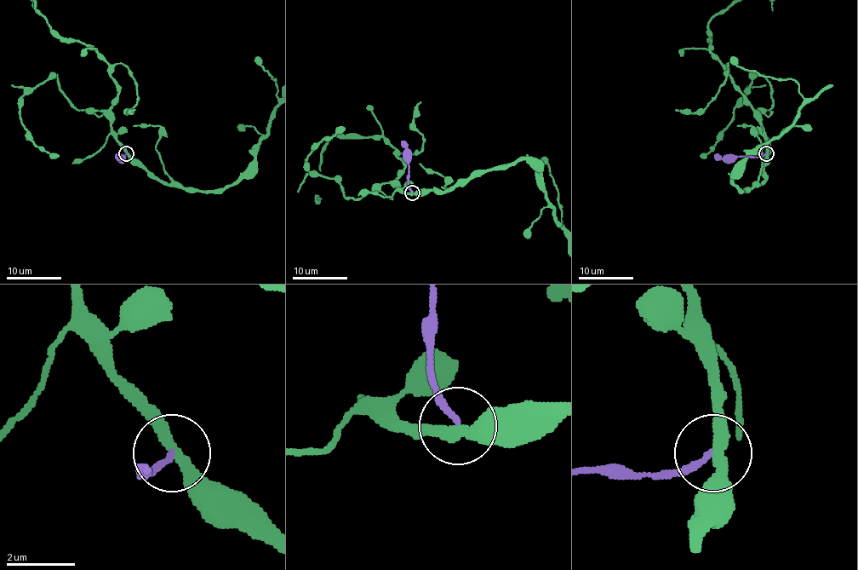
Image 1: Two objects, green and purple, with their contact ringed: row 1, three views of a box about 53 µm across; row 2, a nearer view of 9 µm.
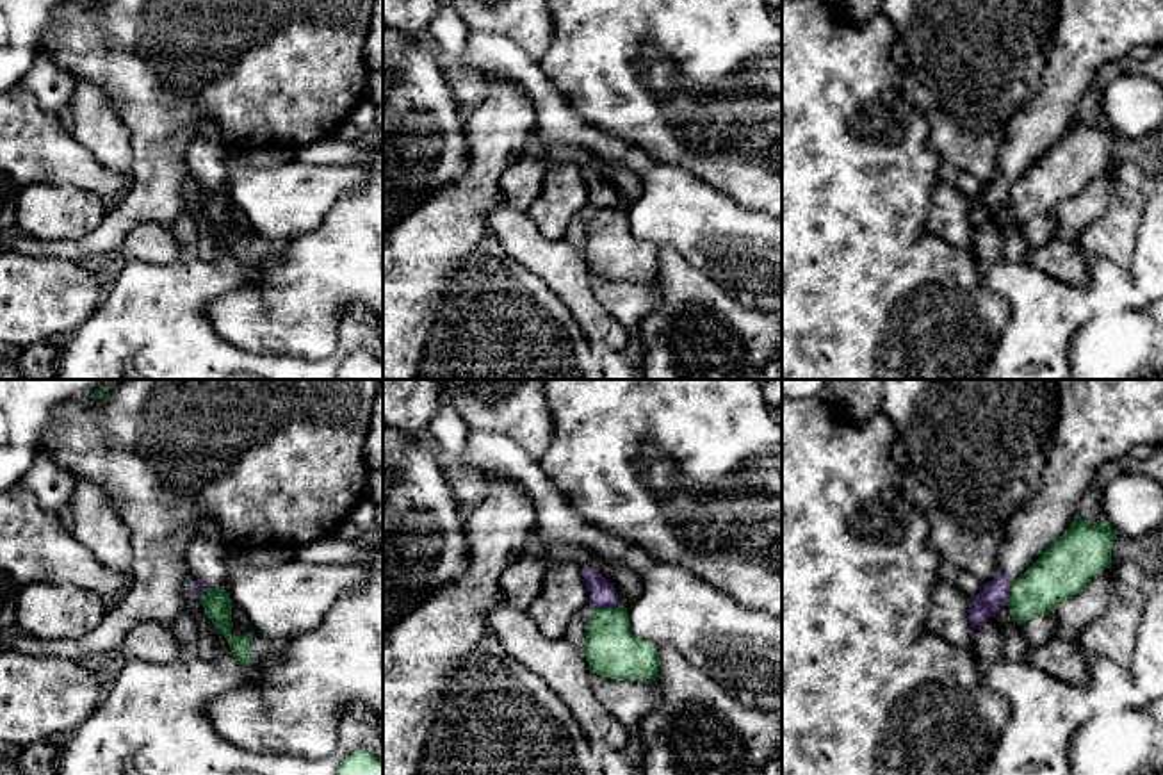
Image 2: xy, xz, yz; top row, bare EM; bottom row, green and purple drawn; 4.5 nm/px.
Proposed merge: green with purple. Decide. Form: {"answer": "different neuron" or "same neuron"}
{"answer": "different neuron"}

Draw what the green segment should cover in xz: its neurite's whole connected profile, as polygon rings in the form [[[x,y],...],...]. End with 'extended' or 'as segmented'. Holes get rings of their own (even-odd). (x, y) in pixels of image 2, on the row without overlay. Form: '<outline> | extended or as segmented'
[[[627,208],[591,212],[582,248],[590,273],[616,281],[647,281],[659,278],[657,246],[632,235]]] | as segmented

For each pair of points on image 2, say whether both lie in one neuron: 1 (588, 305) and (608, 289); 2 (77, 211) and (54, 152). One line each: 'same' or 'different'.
1: different
2: different

